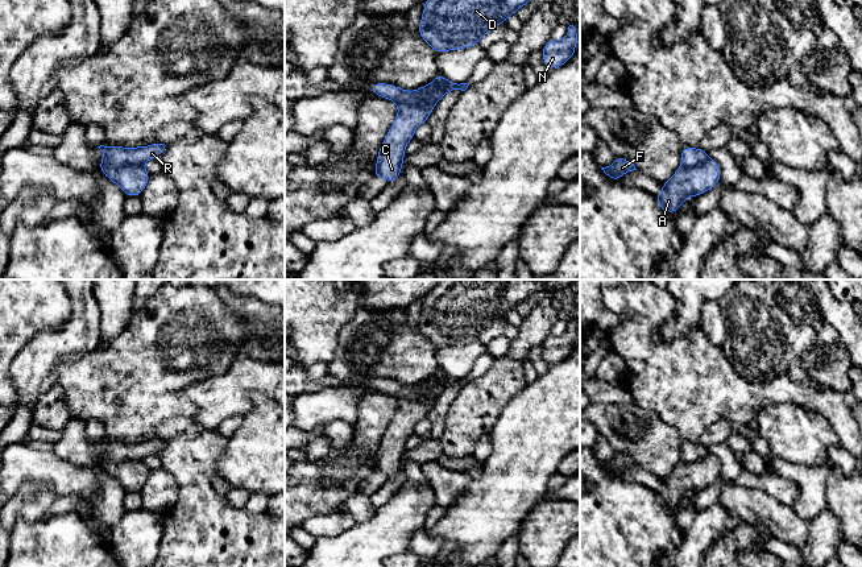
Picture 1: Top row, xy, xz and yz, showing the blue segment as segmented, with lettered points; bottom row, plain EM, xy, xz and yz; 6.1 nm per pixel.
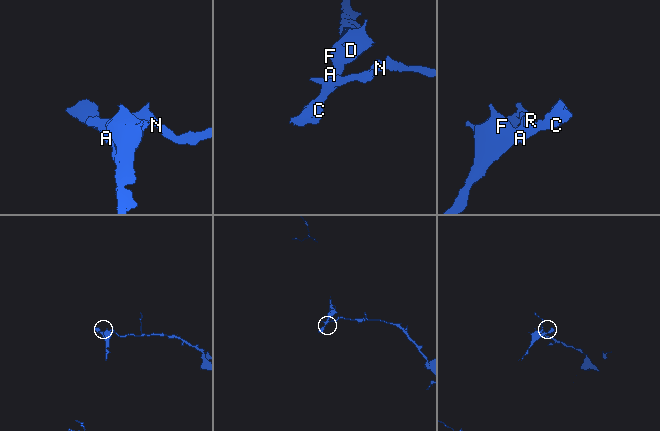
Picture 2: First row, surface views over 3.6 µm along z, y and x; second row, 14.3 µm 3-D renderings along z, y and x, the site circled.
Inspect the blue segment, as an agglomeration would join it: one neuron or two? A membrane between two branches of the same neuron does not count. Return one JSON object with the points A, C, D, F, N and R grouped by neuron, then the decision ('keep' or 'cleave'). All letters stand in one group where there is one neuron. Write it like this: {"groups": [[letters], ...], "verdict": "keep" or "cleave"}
{"groups": [["A", "C", "D", "F"], ["N", "R"]], "verdict": "cleave"}

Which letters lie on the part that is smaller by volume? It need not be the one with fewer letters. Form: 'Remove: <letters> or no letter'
Remove: A, C, D, F

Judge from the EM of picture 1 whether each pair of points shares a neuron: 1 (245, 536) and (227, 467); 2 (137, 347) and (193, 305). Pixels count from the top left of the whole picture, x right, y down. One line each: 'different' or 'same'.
1: different
2: same

